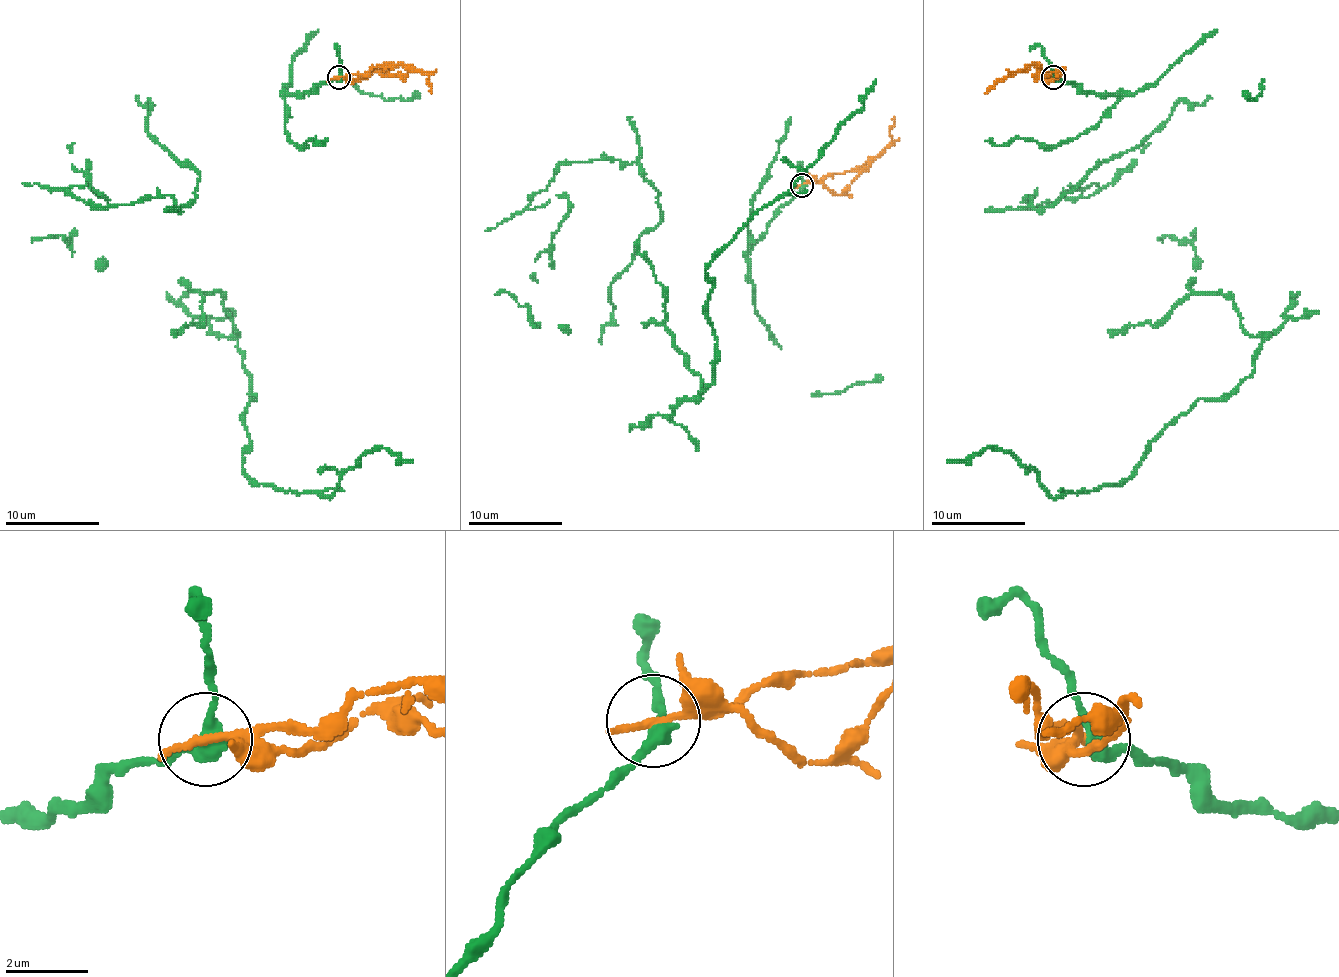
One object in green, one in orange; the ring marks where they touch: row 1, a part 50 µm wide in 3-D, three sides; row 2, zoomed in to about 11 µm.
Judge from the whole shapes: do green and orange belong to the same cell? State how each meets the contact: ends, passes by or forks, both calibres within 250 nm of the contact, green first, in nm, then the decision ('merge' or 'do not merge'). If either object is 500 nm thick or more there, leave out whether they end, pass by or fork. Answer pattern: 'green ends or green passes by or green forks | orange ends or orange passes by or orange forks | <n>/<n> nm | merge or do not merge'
green passes by | orange ends | 360/240 nm | do not merge

